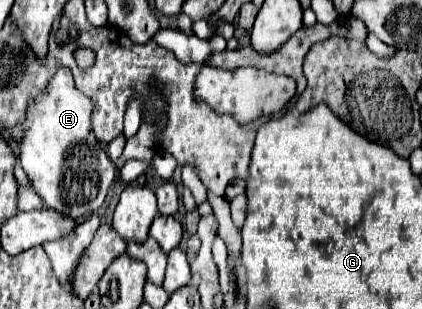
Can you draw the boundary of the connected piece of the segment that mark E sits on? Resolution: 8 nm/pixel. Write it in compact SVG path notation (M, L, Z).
M59 67L45 91L29 103L27 115L21 123L21 167L45 207L61 211L63 215L69 215L69 219L81 219L97 211L117 175L115 163L107 157L93 133L91 111L93 103L87 95L75 89L71 69Z

